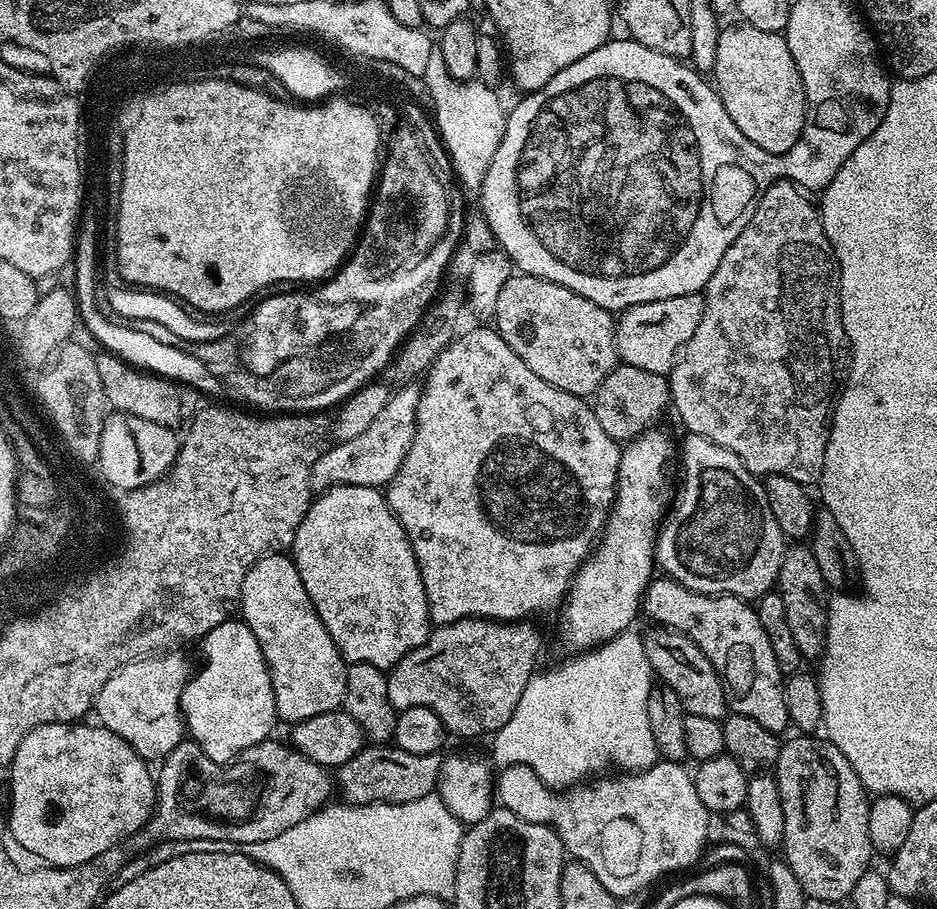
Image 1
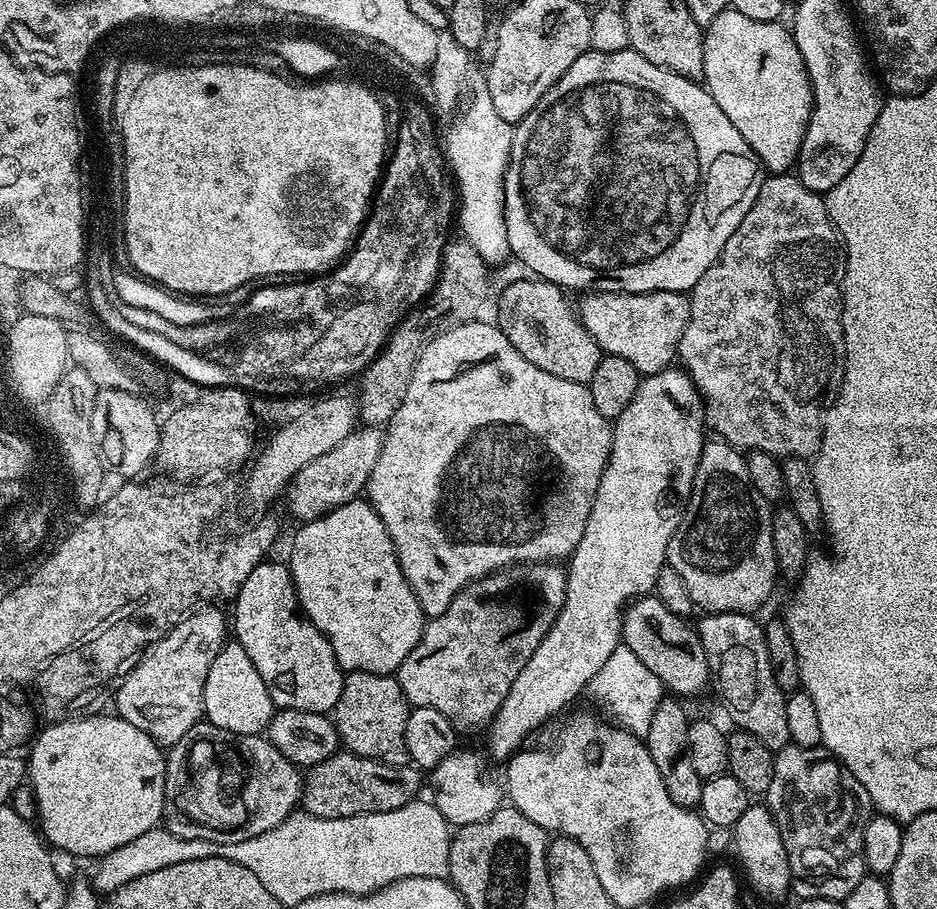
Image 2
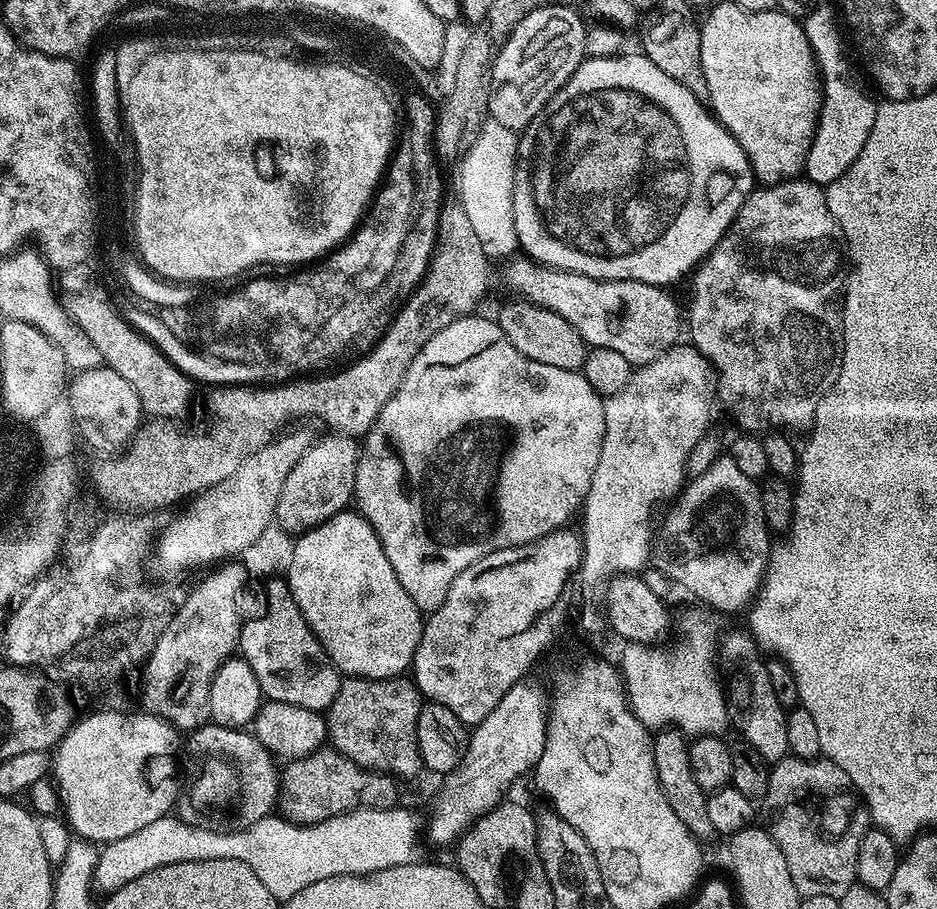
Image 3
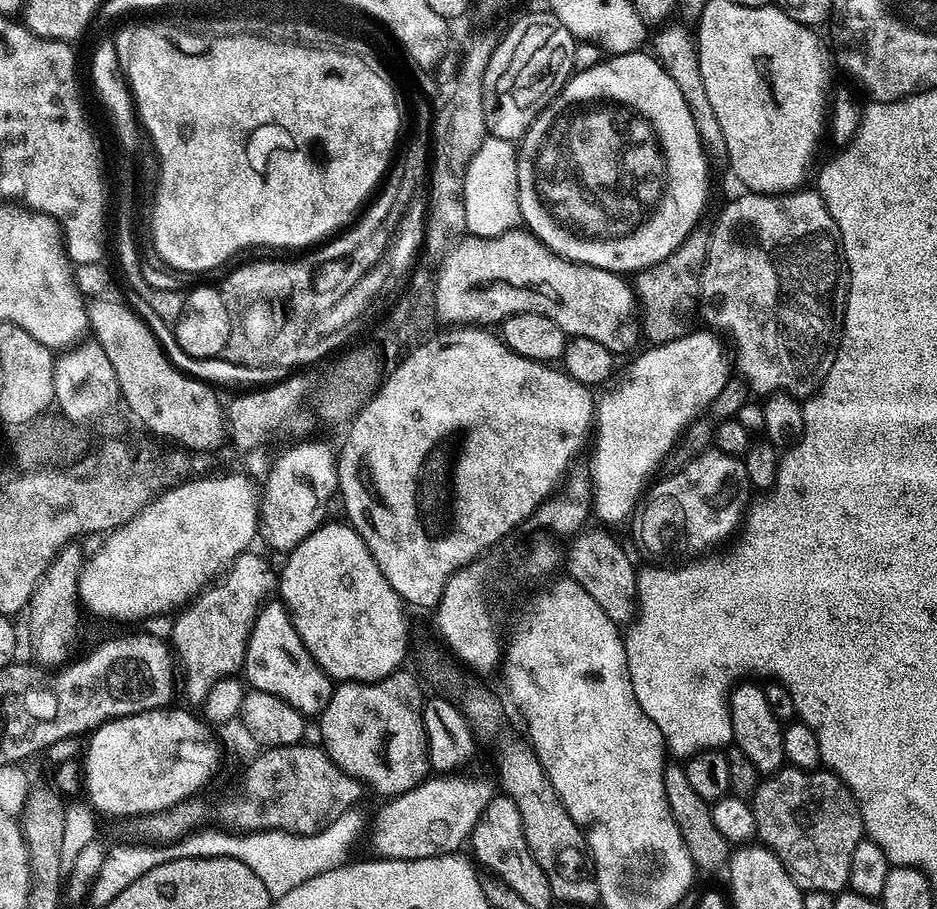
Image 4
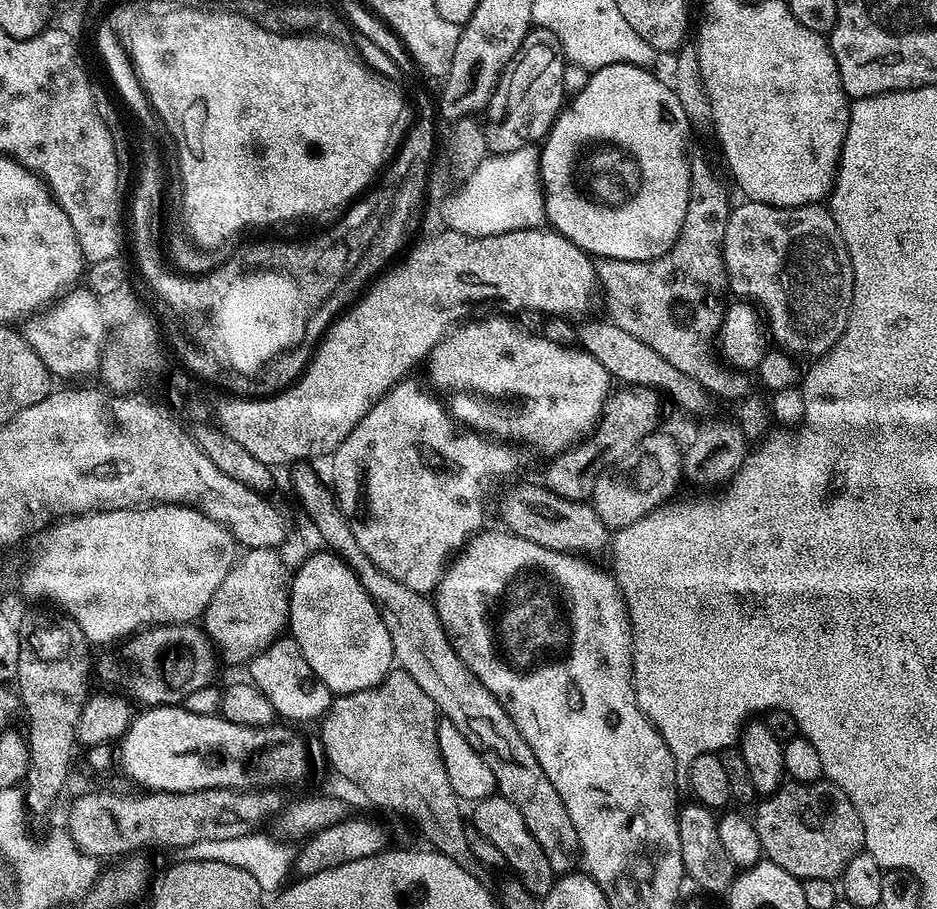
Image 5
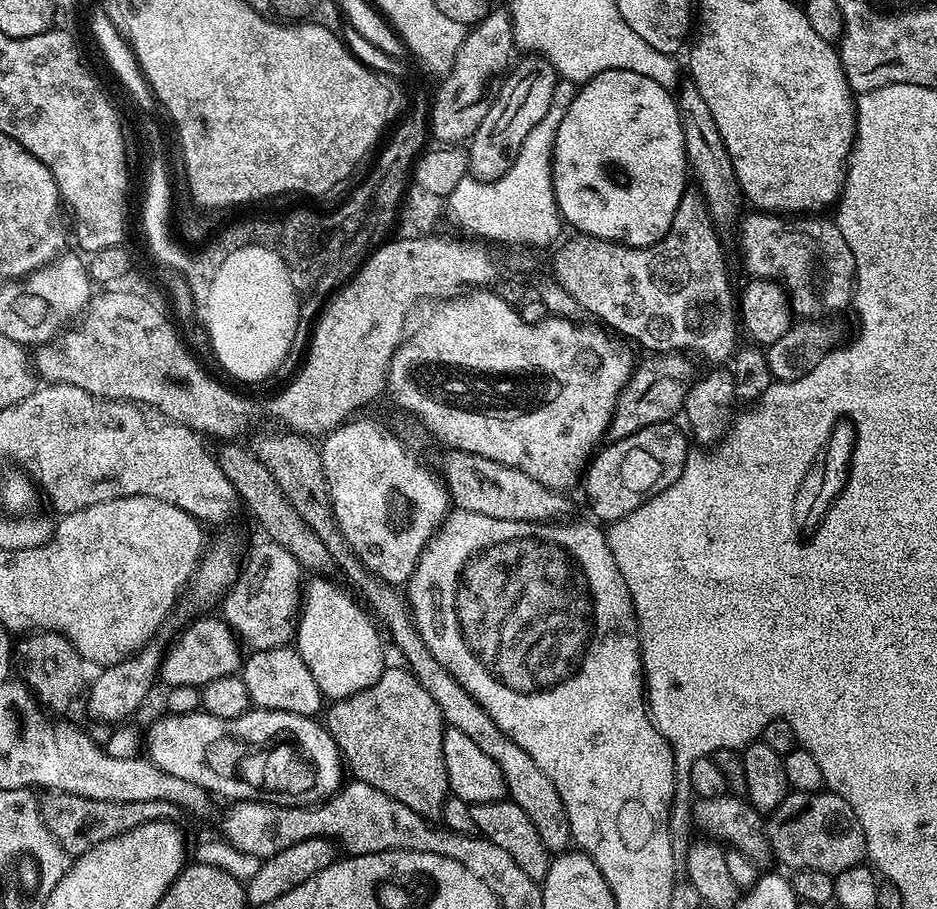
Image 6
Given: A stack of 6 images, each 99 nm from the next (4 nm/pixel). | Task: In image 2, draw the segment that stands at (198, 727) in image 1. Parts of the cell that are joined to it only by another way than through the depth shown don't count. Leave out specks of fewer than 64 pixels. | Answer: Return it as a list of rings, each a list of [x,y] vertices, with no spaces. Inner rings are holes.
[[[225,643],[206,674],[204,716],[207,723],[213,728],[232,732],[235,736],[256,738],[267,729],[273,711],[274,705],[266,690],[266,682],[262,682],[262,674],[258,674],[254,662],[250,662],[250,654],[246,654],[238,643]]]

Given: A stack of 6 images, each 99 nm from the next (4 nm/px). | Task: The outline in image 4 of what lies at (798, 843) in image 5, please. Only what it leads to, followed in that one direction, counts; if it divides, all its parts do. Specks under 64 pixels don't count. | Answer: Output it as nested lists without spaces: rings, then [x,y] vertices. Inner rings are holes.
[[[785,766],[761,779],[752,795],[759,843],[774,853],[790,878],[803,890],[845,891],[850,878],[854,846],[865,839],[864,823],[852,790],[827,770],[803,772]]]

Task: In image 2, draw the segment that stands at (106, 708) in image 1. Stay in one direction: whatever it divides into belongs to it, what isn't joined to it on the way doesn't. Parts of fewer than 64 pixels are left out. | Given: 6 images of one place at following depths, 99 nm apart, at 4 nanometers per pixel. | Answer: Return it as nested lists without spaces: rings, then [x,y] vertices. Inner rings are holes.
[[[201,606],[189,611],[180,624],[174,625],[127,669],[128,677],[116,692],[115,715],[150,734],[161,746],[171,746],[184,739],[204,716],[206,674],[224,649],[224,635],[230,632],[229,621],[227,624],[216,608],[219,607]]]

